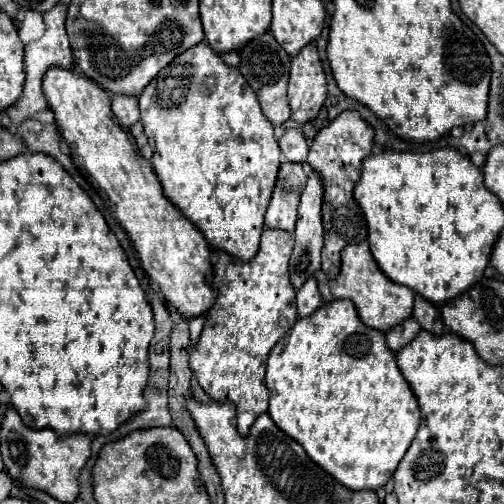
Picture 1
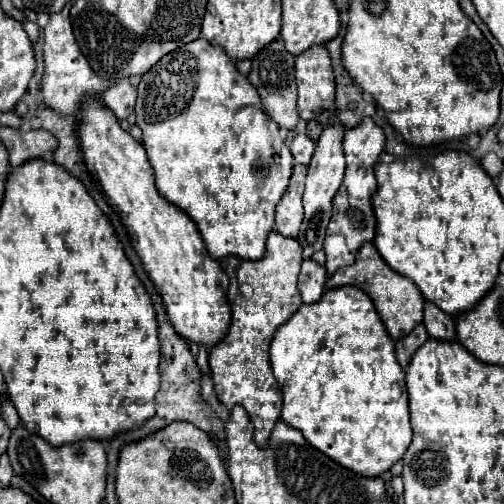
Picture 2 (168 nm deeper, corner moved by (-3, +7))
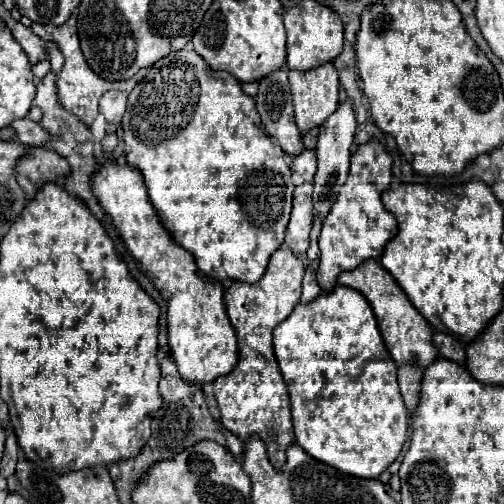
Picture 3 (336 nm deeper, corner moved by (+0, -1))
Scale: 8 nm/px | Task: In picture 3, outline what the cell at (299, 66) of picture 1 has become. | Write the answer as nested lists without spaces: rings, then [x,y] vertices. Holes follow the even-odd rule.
[[[328,62],[312,70],[290,70],[290,90],[294,102],[294,118],[302,132],[322,126],[338,108],[338,74]]]

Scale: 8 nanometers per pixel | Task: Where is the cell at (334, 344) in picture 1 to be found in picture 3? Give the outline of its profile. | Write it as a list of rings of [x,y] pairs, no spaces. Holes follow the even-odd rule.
[[[346,286],[320,294],[310,304],[298,304],[274,330],[274,356],[286,386],[290,386],[292,426],[296,444],[312,458],[358,478],[378,478],[400,454],[408,438],[408,408],[396,384],[392,360],[368,300]]]

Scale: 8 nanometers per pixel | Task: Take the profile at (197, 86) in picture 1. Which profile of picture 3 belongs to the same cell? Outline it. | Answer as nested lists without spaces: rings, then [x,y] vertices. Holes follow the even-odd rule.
[[[178,50],[168,56],[164,56],[160,62],[152,64],[152,68],[146,70],[144,78],[136,84],[136,88],[128,96],[128,108],[122,118],[122,128],[124,128],[124,142],[126,142],[126,162],[134,168],[138,168],[144,176],[144,184],[148,188],[152,206],[156,208],[158,216],[162,218],[162,224],[166,230],[174,236],[182,248],[194,254],[196,266],[210,278],[216,280],[242,280],[242,282],[256,282],[262,278],[266,272],[266,264],[270,260],[270,254],[280,248],[284,242],[284,228],[288,224],[288,216],[292,210],[292,192],[294,192],[294,182],[292,182],[292,172],[284,162],[284,150],[276,140],[272,140],[260,122],[260,116],[254,108],[254,98],[244,94],[240,88],[240,82],[224,72],[224,70],[212,70],[204,58],[200,58],[194,50]]]

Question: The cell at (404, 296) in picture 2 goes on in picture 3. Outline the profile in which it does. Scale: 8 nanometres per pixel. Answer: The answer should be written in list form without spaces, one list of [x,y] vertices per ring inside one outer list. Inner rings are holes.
[[[366,260],[356,270],[342,272],[338,276],[338,284],[354,288],[368,298],[368,302],[376,314],[384,344],[386,344],[386,348],[396,364],[400,360],[420,360],[420,364],[424,364],[424,368],[426,368],[438,356],[438,352],[432,344],[432,326],[414,308],[414,304],[408,300],[408,296],[398,286],[398,282],[390,276],[388,270],[382,268],[382,264],[378,260]]]

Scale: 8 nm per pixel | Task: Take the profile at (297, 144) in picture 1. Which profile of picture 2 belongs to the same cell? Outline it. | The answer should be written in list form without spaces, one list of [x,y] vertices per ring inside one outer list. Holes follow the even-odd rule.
[[[297,134],[291,142],[291,154],[293,154],[295,164],[309,166],[313,150],[315,150],[315,142],[307,134]]]

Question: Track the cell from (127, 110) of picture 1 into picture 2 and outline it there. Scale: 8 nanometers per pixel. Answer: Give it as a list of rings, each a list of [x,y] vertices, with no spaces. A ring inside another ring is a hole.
[[[117,80],[111,88],[103,94],[103,104],[109,108],[119,120],[127,118],[135,108],[137,88],[131,84],[131,80]]]

